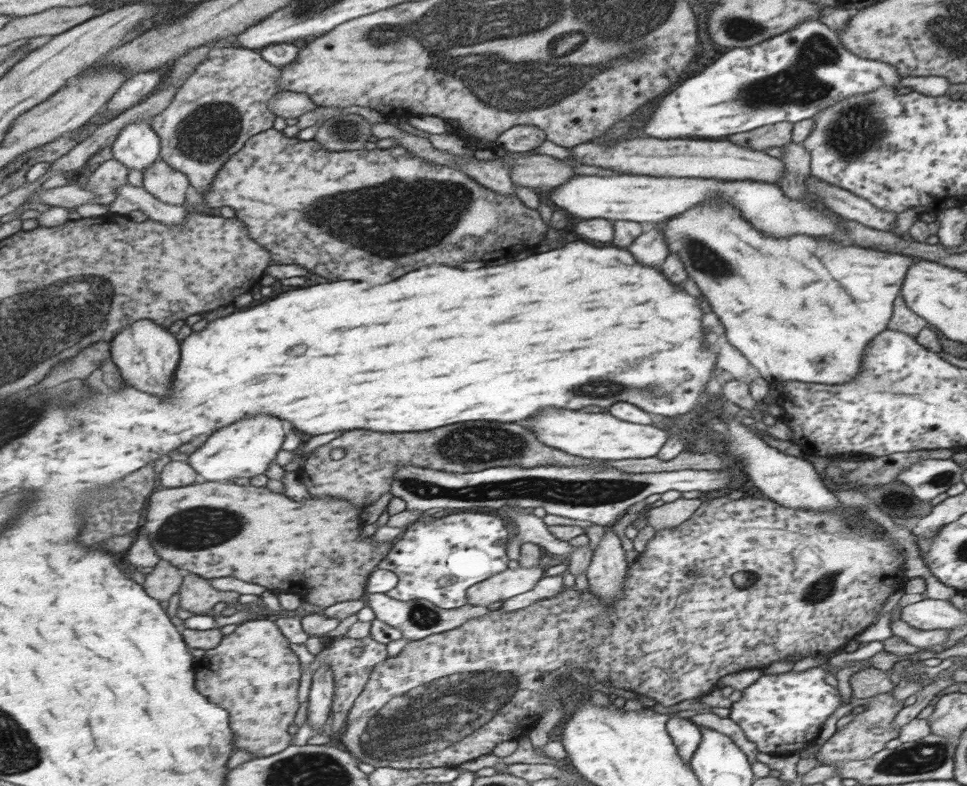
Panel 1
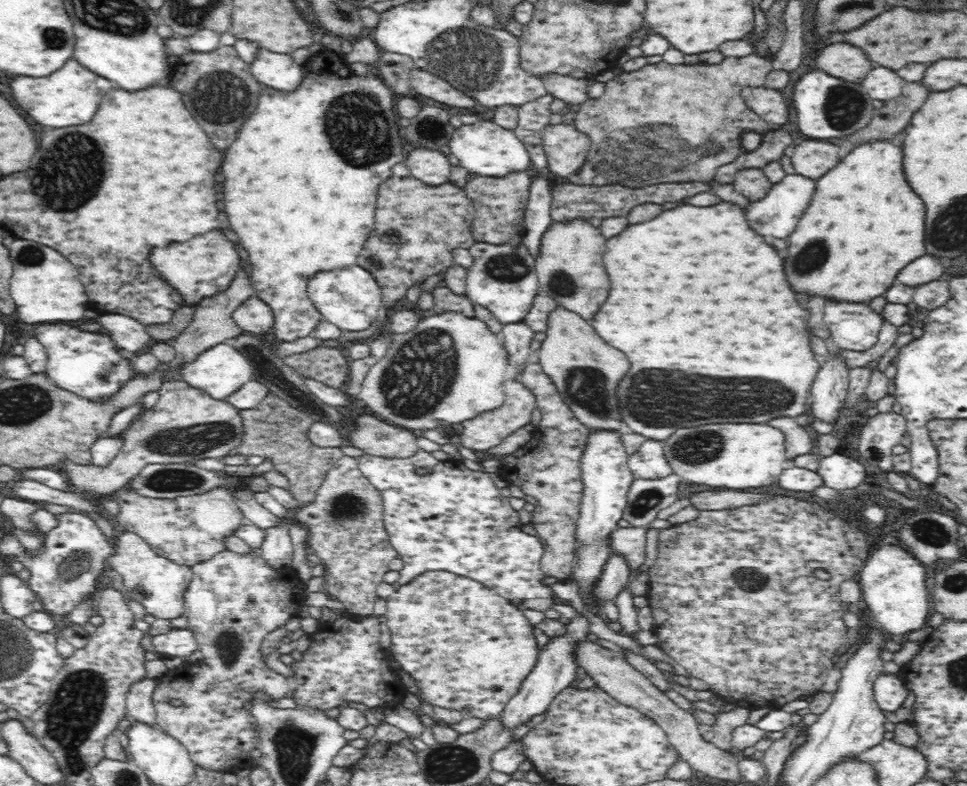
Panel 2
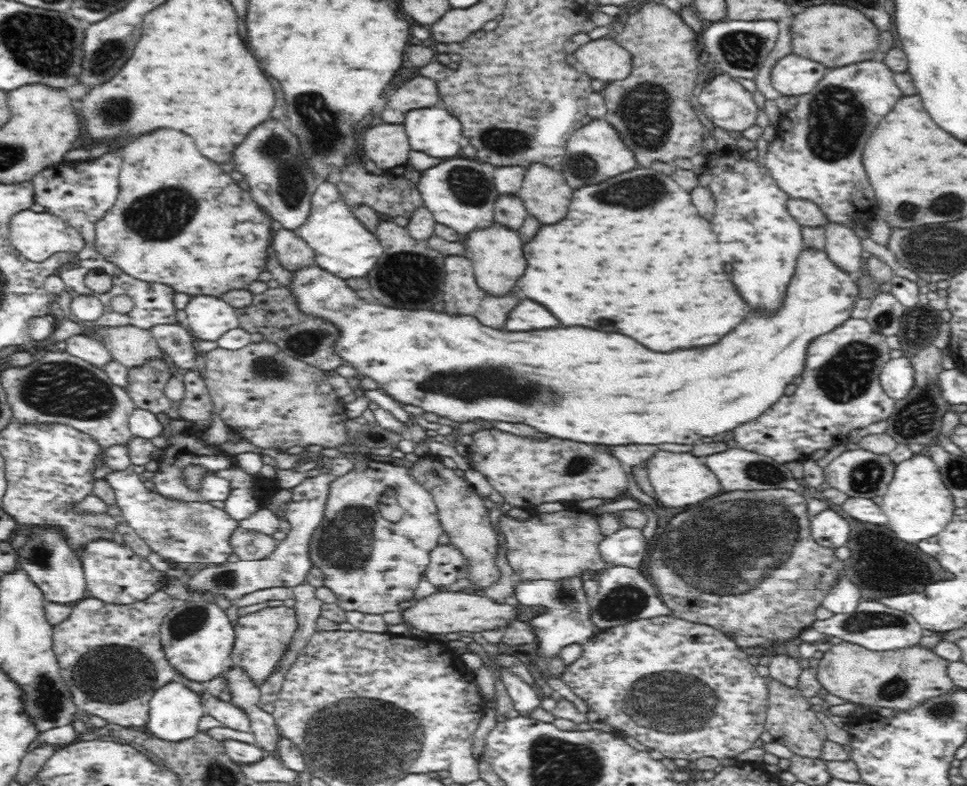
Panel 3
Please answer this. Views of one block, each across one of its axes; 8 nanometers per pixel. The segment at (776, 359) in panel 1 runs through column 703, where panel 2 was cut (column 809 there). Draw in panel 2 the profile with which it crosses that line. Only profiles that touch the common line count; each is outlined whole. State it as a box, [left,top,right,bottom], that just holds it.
[788,140,924,303]

